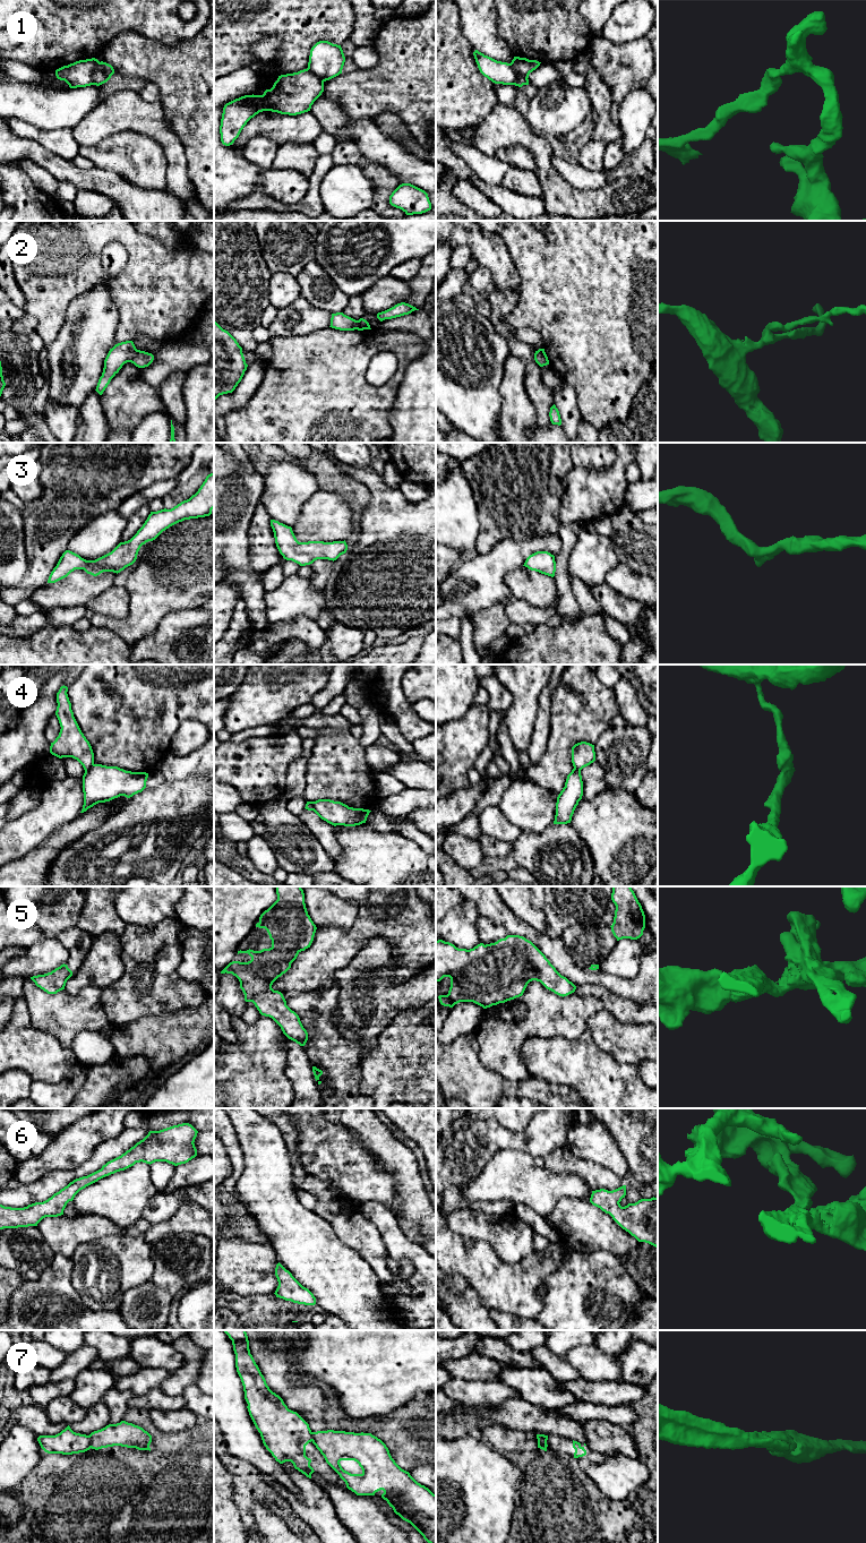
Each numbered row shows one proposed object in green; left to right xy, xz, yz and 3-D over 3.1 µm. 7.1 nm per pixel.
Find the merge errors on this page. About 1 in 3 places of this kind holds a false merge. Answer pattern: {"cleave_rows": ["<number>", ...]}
{"cleave_rows": ["1", "2", "4", "7"]}

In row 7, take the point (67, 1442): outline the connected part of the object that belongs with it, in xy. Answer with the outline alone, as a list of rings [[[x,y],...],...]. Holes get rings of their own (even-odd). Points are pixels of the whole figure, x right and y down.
[[[69,1425],[55,1435],[40,1435],[37,1441],[48,1454],[72,1455],[91,1449],[89,1437],[74,1432]]]

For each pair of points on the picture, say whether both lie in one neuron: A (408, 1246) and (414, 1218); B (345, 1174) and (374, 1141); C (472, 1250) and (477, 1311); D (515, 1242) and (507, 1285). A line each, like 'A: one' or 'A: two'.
A: two
B: two
C: two
D: two

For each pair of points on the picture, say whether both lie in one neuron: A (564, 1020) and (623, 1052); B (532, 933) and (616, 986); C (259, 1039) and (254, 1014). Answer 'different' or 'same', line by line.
A: different
B: same
C: different

